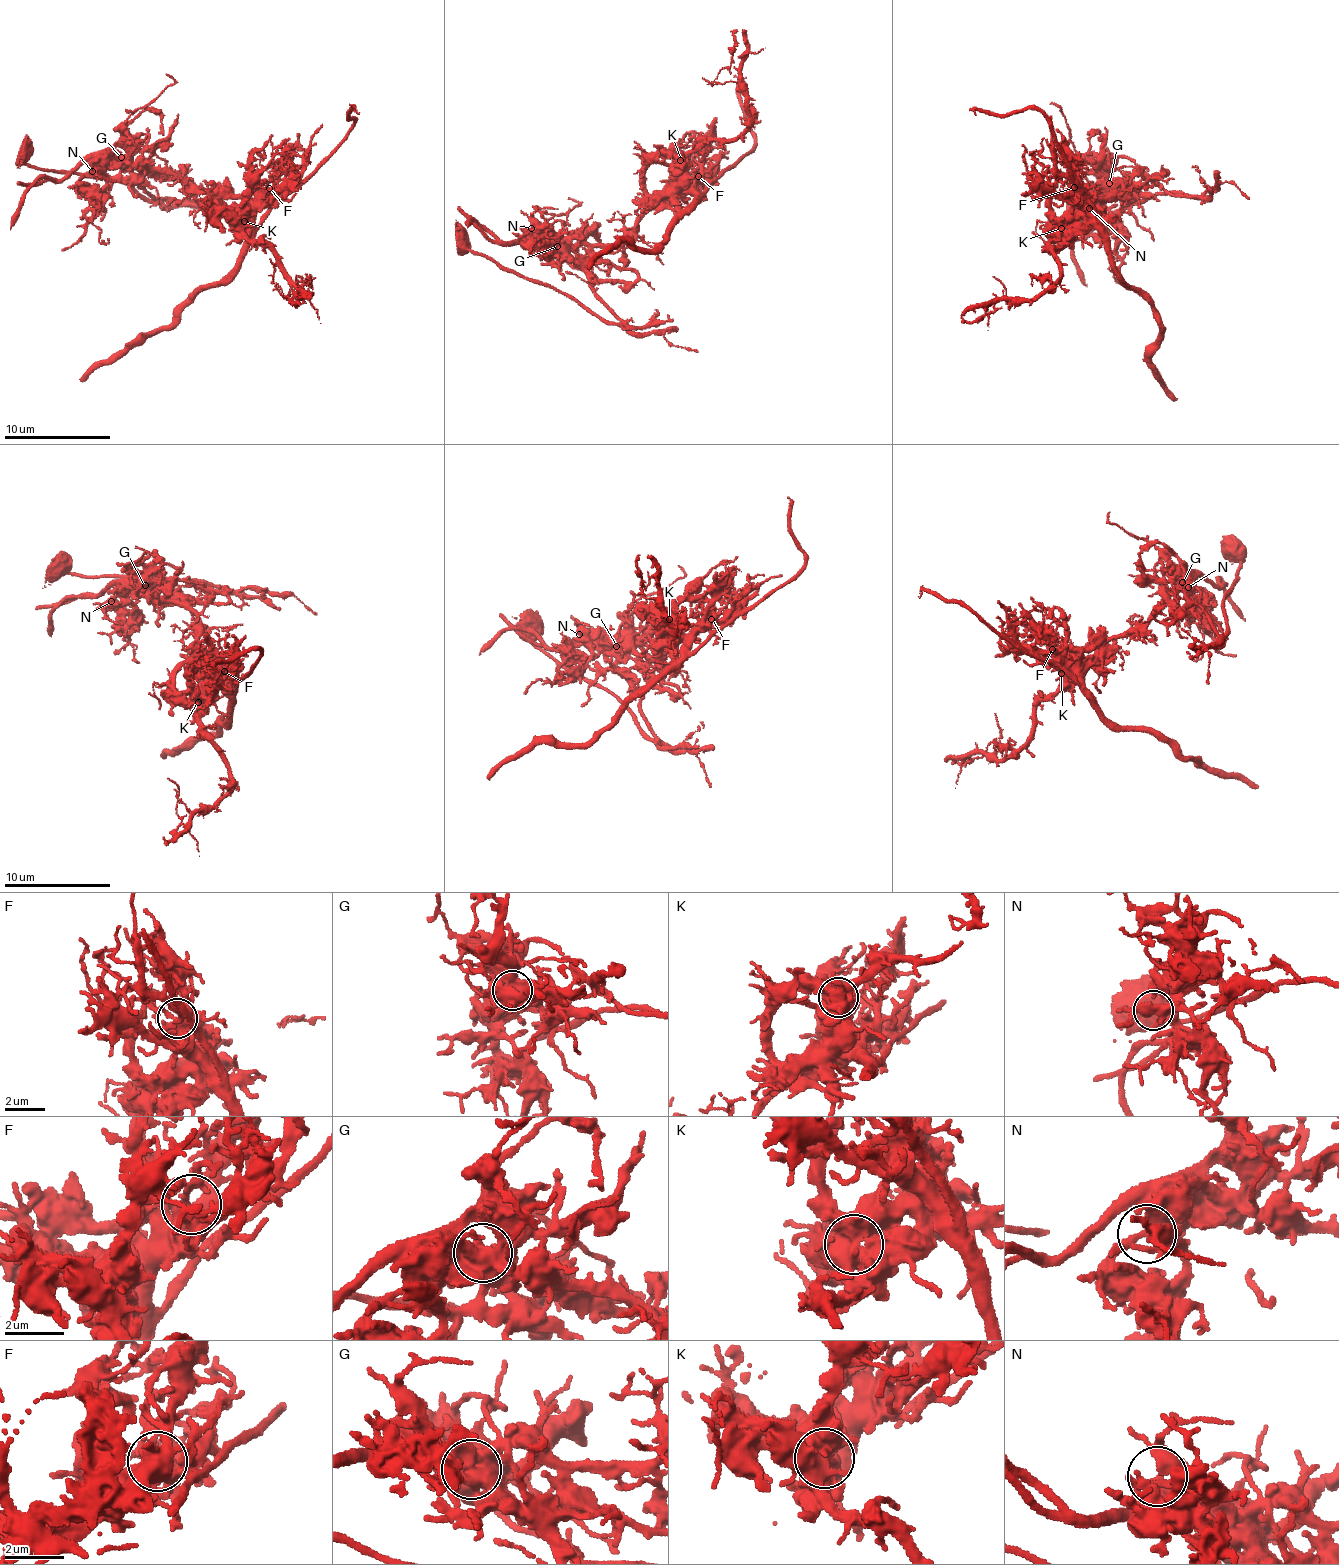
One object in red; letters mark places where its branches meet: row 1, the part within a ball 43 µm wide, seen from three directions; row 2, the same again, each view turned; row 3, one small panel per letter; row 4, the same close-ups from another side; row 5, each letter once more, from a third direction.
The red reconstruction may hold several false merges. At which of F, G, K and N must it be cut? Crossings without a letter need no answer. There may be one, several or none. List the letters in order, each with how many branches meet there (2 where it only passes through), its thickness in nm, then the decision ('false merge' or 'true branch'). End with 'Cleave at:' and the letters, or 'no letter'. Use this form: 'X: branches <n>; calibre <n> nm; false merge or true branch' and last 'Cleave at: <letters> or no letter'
F: branches 3; calibre 360 nm; true branch
G: branches 5; calibre 650 nm; false merge
K: branches 4; calibre 600 nm; false merge
N: branches 4; calibre 360 nm; true branch
Cleave at: G, K

